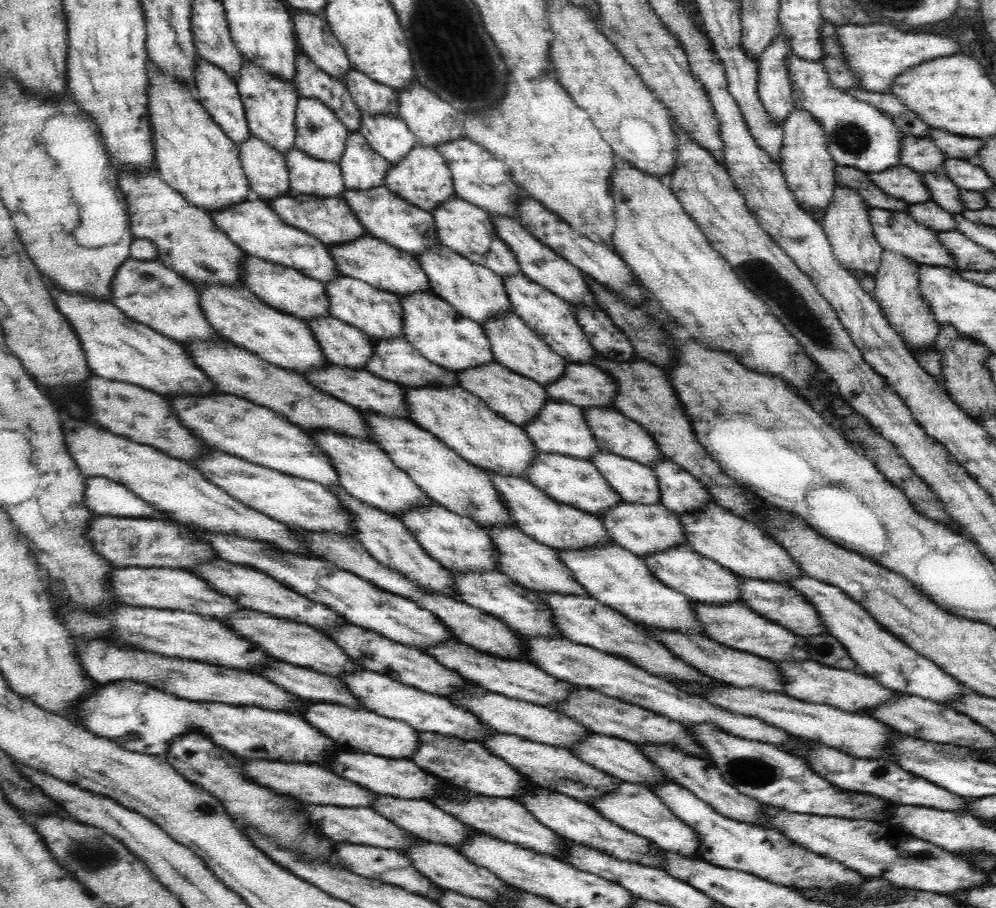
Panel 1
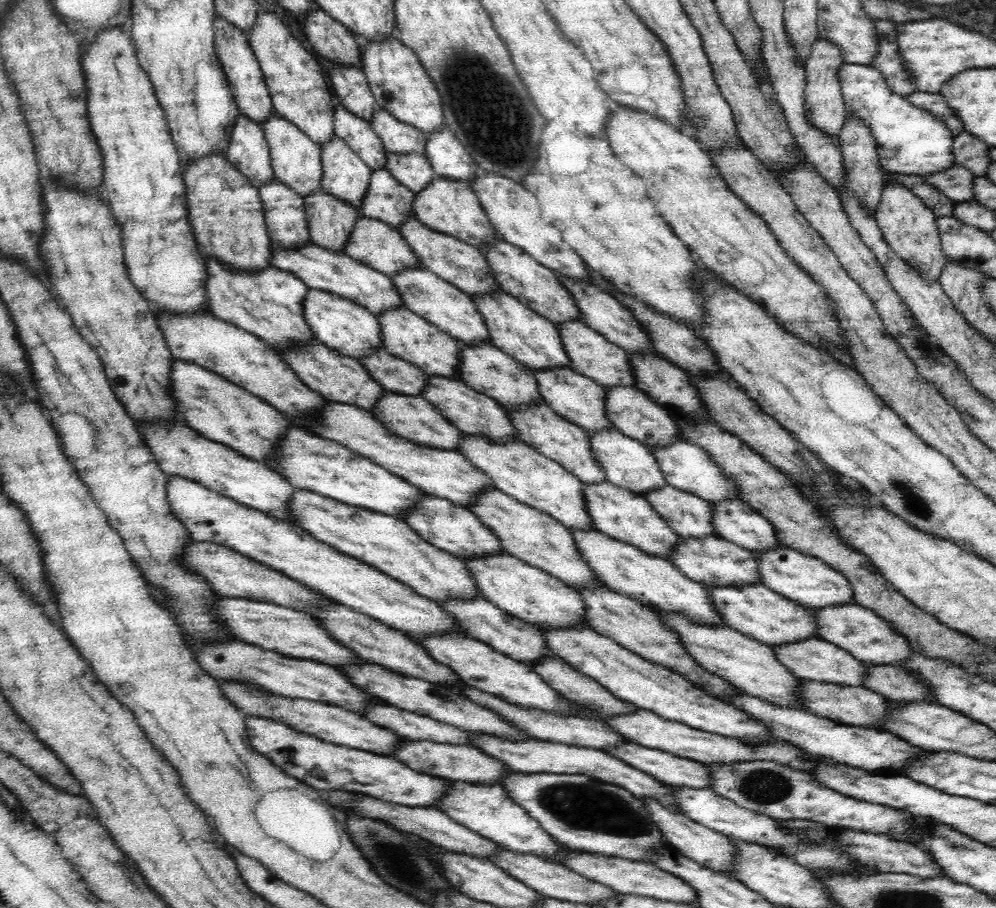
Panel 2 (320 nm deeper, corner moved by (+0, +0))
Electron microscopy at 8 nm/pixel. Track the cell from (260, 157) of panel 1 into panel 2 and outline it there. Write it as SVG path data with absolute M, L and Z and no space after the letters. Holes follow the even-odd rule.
M276 178L258 187L272 244L280 249L309 245L311 238L303 198Z

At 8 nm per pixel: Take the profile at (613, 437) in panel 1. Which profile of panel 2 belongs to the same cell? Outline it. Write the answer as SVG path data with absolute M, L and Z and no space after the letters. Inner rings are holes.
M680 440L668 447L658 447L651 449L659 462L660 470L663 471L664 478L667 478L667 484L672 485L678 490L683 490L688 494L695 494L703 498L712 506L724 501L733 501L739 499L739 486L735 478L727 478L727 474L716 464L707 450L703 446L692 442L691 440Z

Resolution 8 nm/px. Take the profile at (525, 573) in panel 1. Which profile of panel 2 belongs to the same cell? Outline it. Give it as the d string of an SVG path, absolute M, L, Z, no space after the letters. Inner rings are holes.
M608 587L601 589L582 589L579 591L585 604L585 615L587 624L598 634L611 638L614 642L632 651L657 665L662 665L678 673L690 684L694 685L706 695L726 703L737 699L742 692L731 682L708 672L700 666L691 654L682 646L679 634L675 630L670 630L661 619L660 615L652 612L648 607L641 605L638 601L622 596Z

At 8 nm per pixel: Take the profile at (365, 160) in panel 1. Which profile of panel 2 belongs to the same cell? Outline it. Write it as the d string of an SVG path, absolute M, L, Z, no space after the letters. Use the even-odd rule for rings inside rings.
M388 169L375 170L363 200L361 214L399 230L410 217L415 216L412 207L414 202L415 194L407 186L401 185Z

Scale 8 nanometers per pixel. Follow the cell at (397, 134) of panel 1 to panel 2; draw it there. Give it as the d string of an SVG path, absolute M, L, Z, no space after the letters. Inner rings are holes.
M387 152L385 168L415 195L424 190L435 178L435 172L426 156L396 155Z

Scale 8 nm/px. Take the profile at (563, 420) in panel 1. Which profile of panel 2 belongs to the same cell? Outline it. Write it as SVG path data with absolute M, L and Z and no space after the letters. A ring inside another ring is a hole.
M617 430L612 432L594 433L589 436L591 451L596 460L603 466L607 480L617 487L630 489L633 493L645 496L647 492L662 489L667 484L663 471L655 455L645 444L624 436Z

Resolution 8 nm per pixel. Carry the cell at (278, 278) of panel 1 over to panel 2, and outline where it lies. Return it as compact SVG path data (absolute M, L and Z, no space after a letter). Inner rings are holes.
M310 289L308 298L304 301L304 313L308 320L308 327L312 329L317 341L340 355L362 362L364 358L384 350L380 318L372 315L366 308L355 302L336 297L328 292Z

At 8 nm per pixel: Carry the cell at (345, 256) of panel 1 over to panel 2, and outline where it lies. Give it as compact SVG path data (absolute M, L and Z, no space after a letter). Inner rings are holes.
M406 269L393 278L396 289L404 300L404 308L420 316L425 322L433 324L439 330L448 333L464 346L494 346L488 324L484 323L482 313L476 309L476 304L468 294L456 289L453 284L428 269Z

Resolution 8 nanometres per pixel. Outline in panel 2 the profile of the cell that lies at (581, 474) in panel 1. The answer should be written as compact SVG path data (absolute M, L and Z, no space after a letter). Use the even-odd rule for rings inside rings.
M610 481L584 485L588 514L595 528L608 537L635 546L655 558L670 562L670 556L682 540L675 530L652 508L644 496L613 485Z

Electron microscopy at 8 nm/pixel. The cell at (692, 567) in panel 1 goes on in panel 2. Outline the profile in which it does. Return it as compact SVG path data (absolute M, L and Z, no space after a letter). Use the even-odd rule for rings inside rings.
M746 585L743 587L707 588L715 610L723 618L726 626L740 634L749 636L769 647L799 643L806 639L819 638L815 615L801 604L788 600L766 585Z

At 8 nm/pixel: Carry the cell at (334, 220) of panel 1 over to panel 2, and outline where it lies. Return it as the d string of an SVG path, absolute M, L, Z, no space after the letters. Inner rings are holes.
M362 216L356 221L349 241L345 244L344 252L359 263L387 274L390 279L396 278L397 274L406 269L426 269L399 230L370 217Z

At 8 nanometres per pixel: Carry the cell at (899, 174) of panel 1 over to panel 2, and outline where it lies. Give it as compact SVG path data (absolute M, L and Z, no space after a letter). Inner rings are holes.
M954 164L942 172L926 175L925 181L942 191L950 200L961 203L976 198L973 190L975 178L971 170Z

